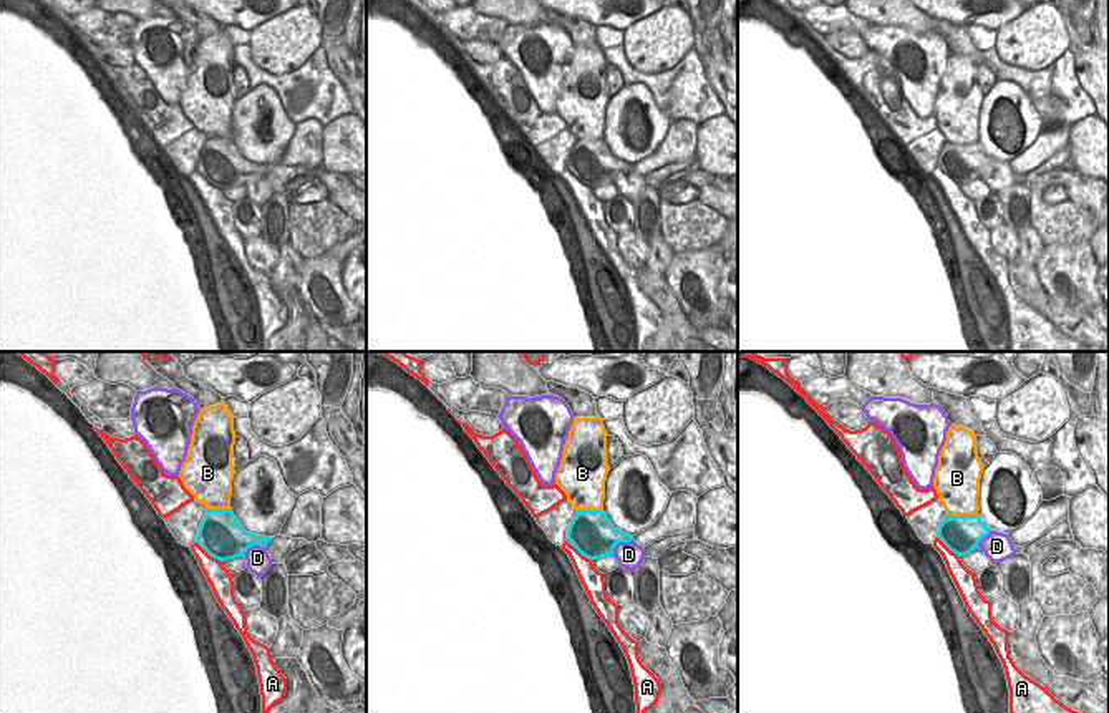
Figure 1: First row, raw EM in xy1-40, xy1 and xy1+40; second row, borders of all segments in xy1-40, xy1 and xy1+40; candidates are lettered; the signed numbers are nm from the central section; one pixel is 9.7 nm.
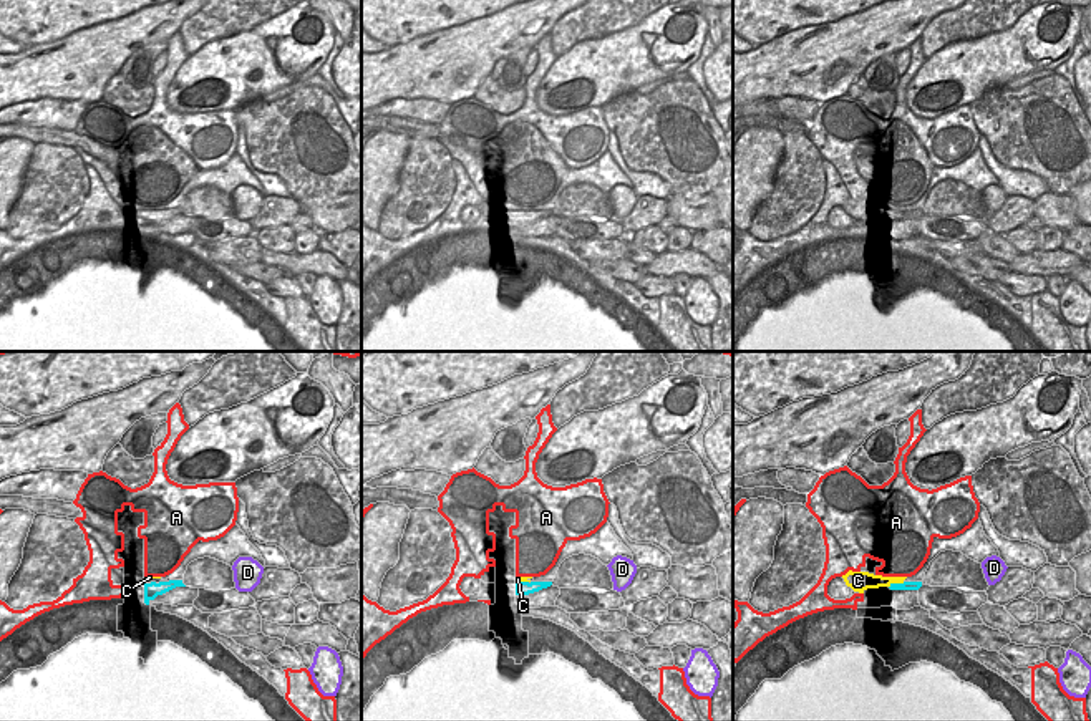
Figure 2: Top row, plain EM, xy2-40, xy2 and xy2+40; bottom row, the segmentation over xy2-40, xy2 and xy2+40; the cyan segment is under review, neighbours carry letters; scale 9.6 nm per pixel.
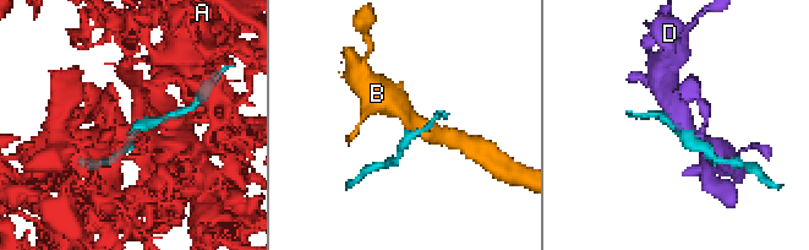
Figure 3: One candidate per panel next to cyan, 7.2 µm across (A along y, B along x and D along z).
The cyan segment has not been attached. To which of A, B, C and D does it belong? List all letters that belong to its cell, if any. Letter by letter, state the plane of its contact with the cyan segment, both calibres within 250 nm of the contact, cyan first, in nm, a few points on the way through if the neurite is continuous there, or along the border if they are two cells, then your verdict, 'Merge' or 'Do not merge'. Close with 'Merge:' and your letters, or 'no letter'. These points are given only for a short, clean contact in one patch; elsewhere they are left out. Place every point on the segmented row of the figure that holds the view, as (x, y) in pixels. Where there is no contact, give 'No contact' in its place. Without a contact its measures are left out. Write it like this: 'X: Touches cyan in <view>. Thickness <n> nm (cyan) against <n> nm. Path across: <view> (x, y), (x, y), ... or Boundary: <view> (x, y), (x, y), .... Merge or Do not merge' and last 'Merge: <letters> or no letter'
A: Touches cyan in xy1-40. Thickness 440 nm (cyan) against 220 nm. Do not merge
B: Touches cyan in xy1+40. Thickness 380 nm (cyan) against 400 nm. Do not merge
C: Touches cyan in xy2+40. Thickness 100 nm (cyan) against 140 nm. Path across: xy2+40 (907, 585), (896, 584), (871, 580). Merge
D: Touches cyan in xy1. Thickness 420 nm (cyan) against 260 nm. Do not merge
Merge: C

